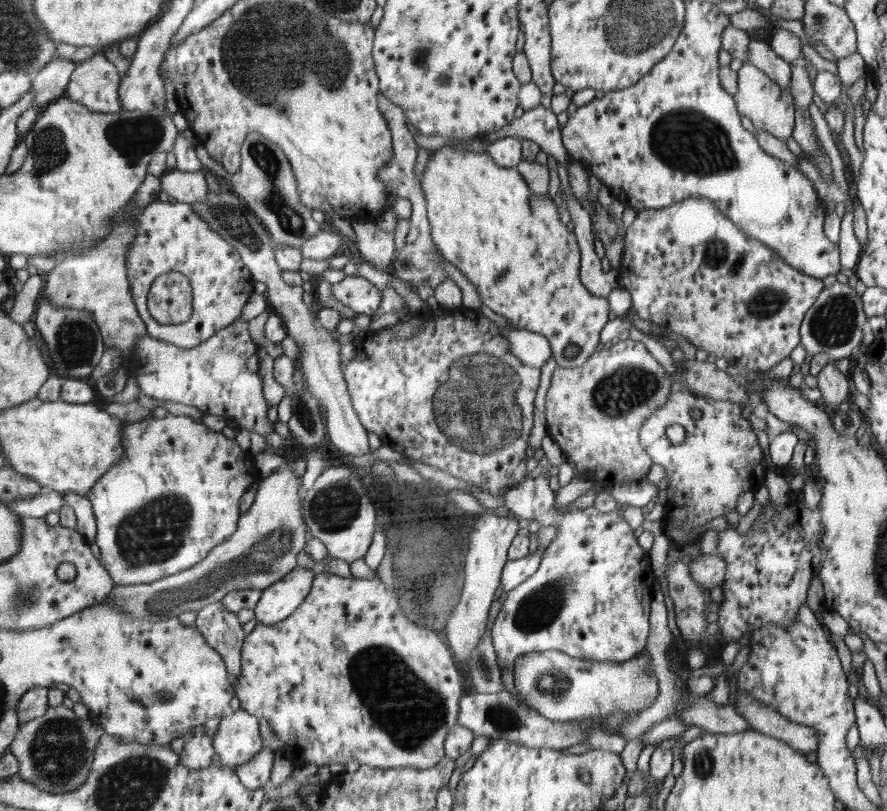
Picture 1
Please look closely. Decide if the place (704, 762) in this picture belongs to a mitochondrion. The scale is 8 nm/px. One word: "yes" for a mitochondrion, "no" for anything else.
yes

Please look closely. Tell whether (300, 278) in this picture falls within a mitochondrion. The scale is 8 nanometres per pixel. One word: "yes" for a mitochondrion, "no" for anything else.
no

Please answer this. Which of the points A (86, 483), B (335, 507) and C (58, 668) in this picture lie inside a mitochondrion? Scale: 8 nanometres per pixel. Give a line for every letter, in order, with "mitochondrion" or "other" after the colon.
A: other
B: mitochondrion
C: other

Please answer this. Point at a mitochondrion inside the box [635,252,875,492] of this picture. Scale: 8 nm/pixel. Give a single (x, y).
(833, 323)

